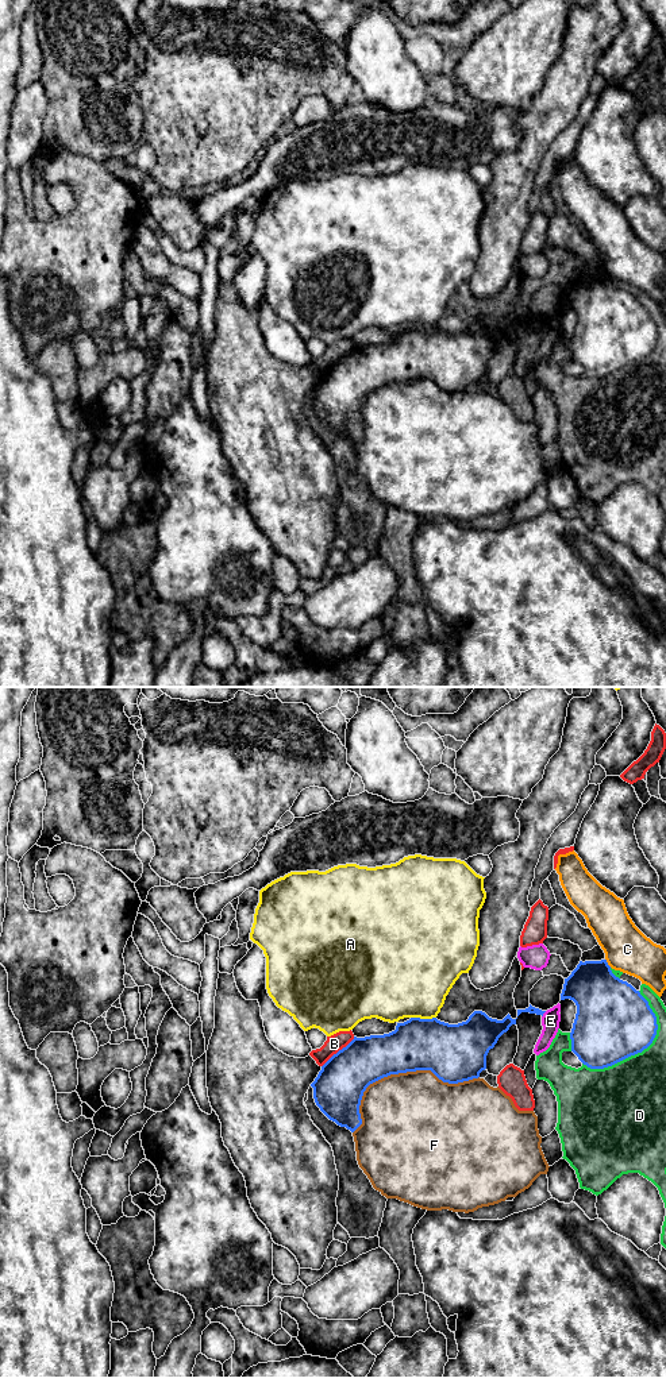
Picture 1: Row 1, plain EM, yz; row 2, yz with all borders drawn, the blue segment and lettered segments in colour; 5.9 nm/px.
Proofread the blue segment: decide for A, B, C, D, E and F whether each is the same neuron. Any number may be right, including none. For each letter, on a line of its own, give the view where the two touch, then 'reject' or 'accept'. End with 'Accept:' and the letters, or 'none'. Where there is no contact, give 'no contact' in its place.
A: meets blue in yz; reject
B: meets blue in yz; reject
C: meets blue in yz; reject
D: meets blue in yz; reject
E: meets blue in yz; reject
F: meets blue in yz; reject
Accept: none

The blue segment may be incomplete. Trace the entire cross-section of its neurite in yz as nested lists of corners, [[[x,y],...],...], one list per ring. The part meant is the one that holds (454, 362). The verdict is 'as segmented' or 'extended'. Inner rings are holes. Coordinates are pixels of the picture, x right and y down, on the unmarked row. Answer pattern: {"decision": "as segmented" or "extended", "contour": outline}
{"decision": "as segmented", "contour": [[[474,320],[466,331],[458,333],[449,333],[436,327],[411,327],[397,332],[396,339],[389,343],[354,346],[322,375],[311,393],[315,412],[330,429],[354,441],[362,433],[359,414],[370,393],[390,383],[416,379],[431,379],[439,389],[449,393],[478,387],[486,378],[489,359],[512,333],[516,333],[516,328],[509,323],[503,329],[497,329],[482,320]]]}

